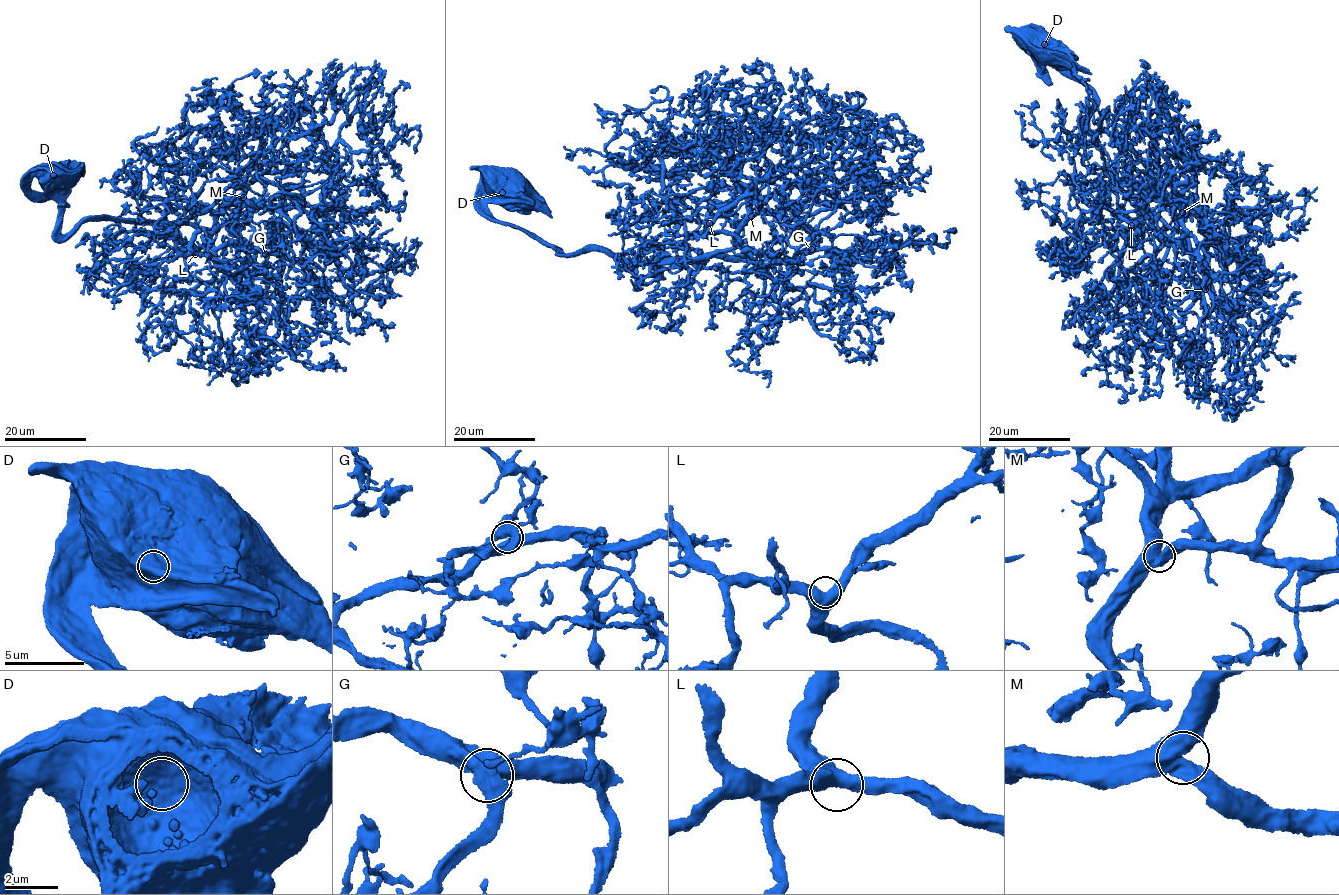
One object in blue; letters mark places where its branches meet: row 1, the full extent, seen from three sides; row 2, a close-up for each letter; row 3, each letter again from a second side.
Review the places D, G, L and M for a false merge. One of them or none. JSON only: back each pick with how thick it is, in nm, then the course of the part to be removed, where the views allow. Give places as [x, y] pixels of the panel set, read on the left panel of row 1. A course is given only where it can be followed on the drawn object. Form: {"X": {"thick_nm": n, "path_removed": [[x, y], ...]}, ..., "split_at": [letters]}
{"D": {"thick_nm": 1550, "path_removed": [[53, 175], [58, 168], [67, 165], [81, 171]]}, "split_at": ["D"]}

